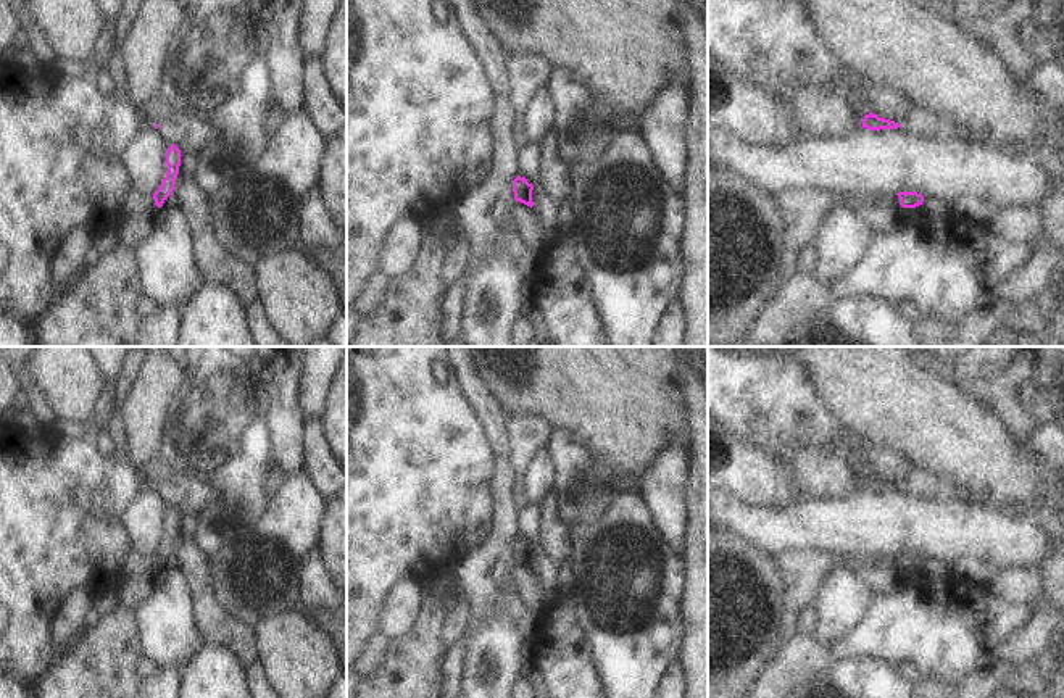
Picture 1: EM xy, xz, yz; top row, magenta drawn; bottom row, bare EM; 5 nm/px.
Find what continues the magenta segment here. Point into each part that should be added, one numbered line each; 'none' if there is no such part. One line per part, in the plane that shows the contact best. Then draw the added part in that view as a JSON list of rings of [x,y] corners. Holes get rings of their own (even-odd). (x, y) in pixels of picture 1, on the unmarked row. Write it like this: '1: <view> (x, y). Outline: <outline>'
none

